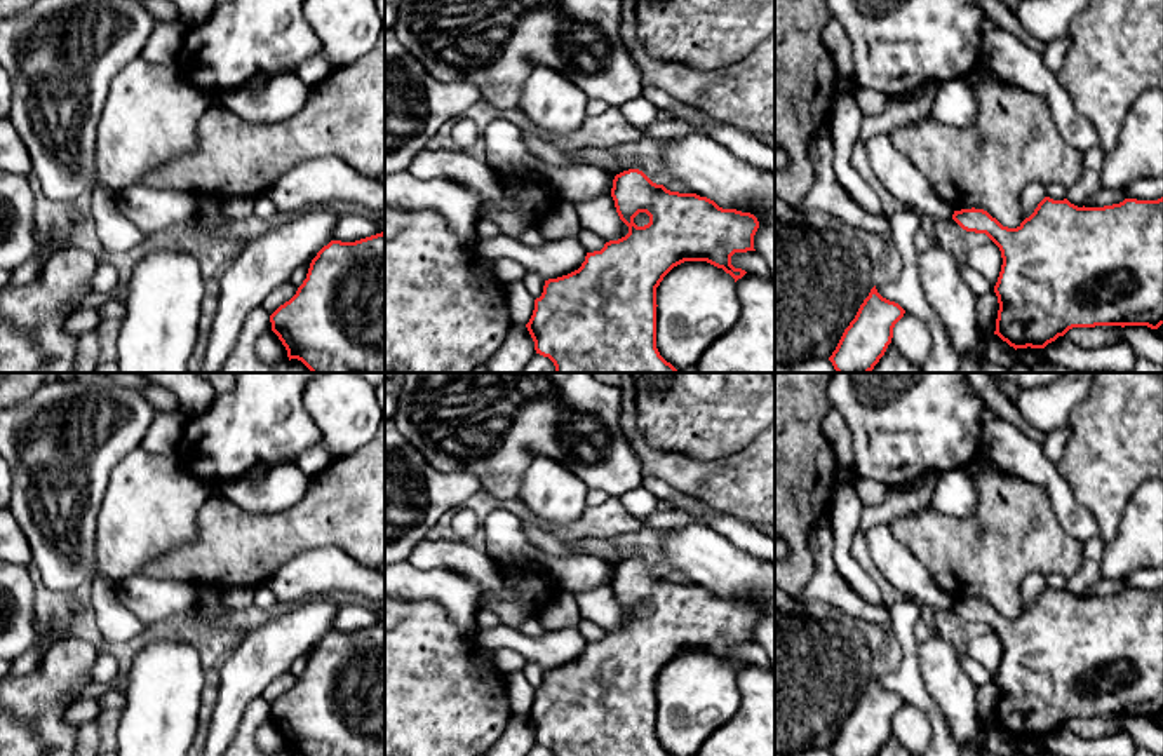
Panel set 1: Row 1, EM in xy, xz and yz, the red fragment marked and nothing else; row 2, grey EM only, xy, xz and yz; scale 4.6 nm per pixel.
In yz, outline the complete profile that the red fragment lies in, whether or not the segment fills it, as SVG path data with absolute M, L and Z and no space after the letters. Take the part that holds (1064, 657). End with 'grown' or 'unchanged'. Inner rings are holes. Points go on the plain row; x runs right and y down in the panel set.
M1045 587L1017 618L1003 617L984 599L954 601L952 610L966 622L985 624L1001 641L1003 655L994 676L999 700L996 721L1017 739L1045 739L1072 718L1163 714L1163 587L1125 589L1104 597L1078 597L1067 589Z | unchanged

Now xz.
M629 559L629 561L616 564L613 570L611 587L615 591L615 597L616 597L620 610L629 617L629 624L618 631L606 632L601 641L587 643L585 651L582 653L578 660L568 665L557 667L557 669L545 671L543 683L540 688L534 690L534 700L526 718L534 732L536 744L548 747L554 753L554 756L672 756L660 746L656 739L656 697L658 697L656 695L656 678L674 657L684 651L707 651L717 658L723 658L736 672L747 662L742 658L735 658L731 655L731 646L735 643L756 641L754 625L759 618L759 611L750 603L742 603L736 599L723 599L707 587L700 587L696 584L670 582L663 575L653 573L639 559Z | unchanged

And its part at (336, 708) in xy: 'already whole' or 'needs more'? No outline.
already whole

